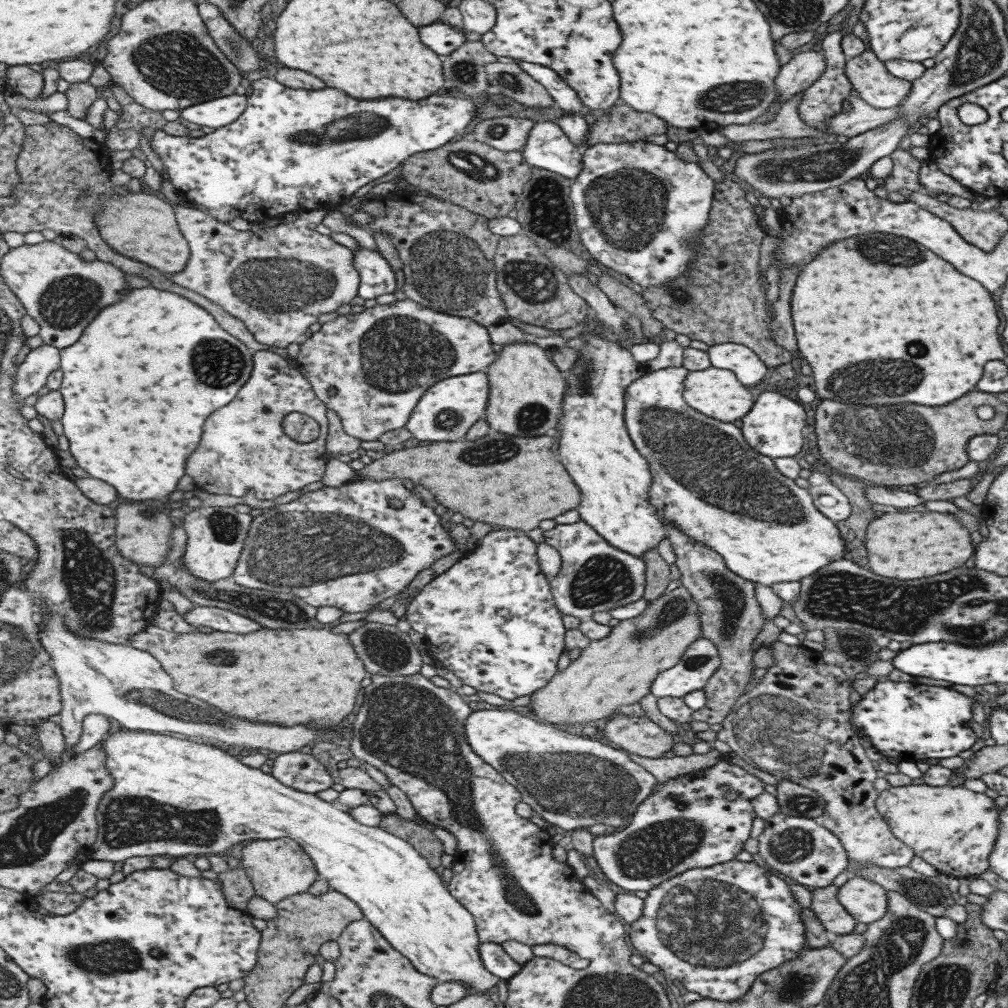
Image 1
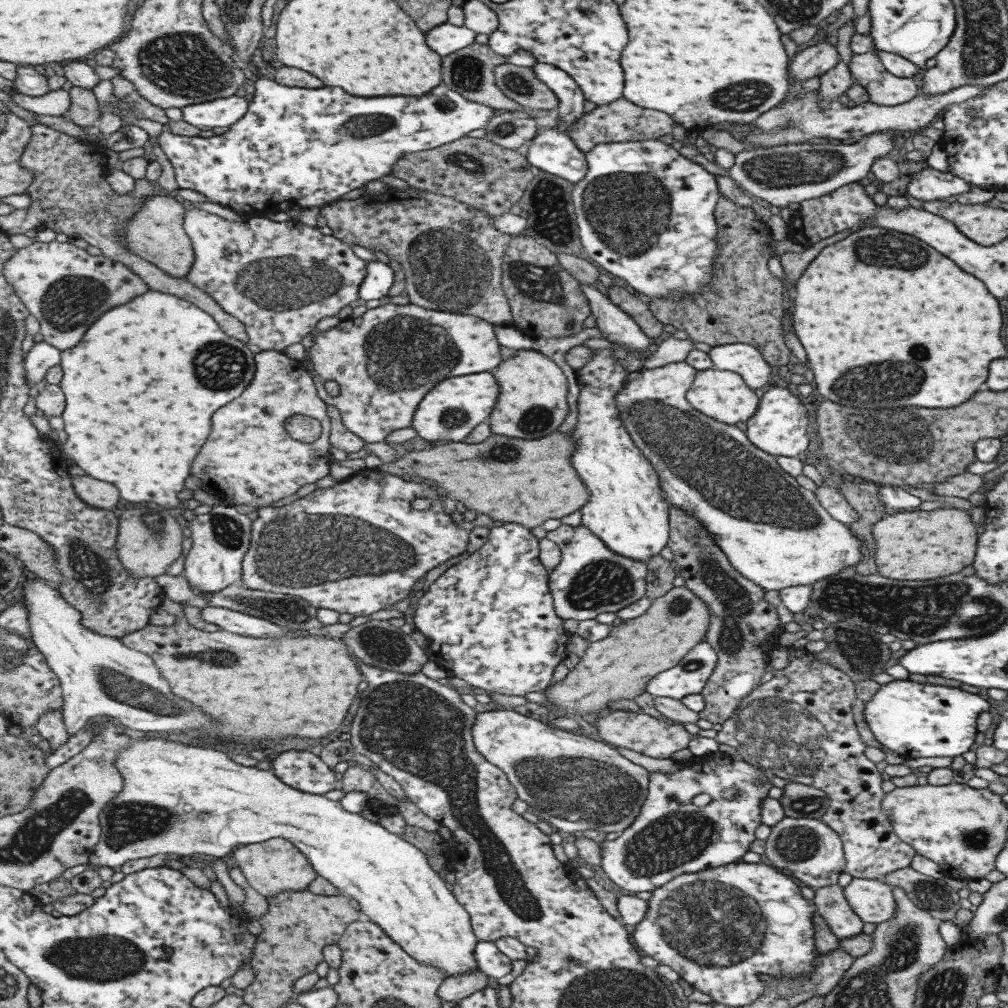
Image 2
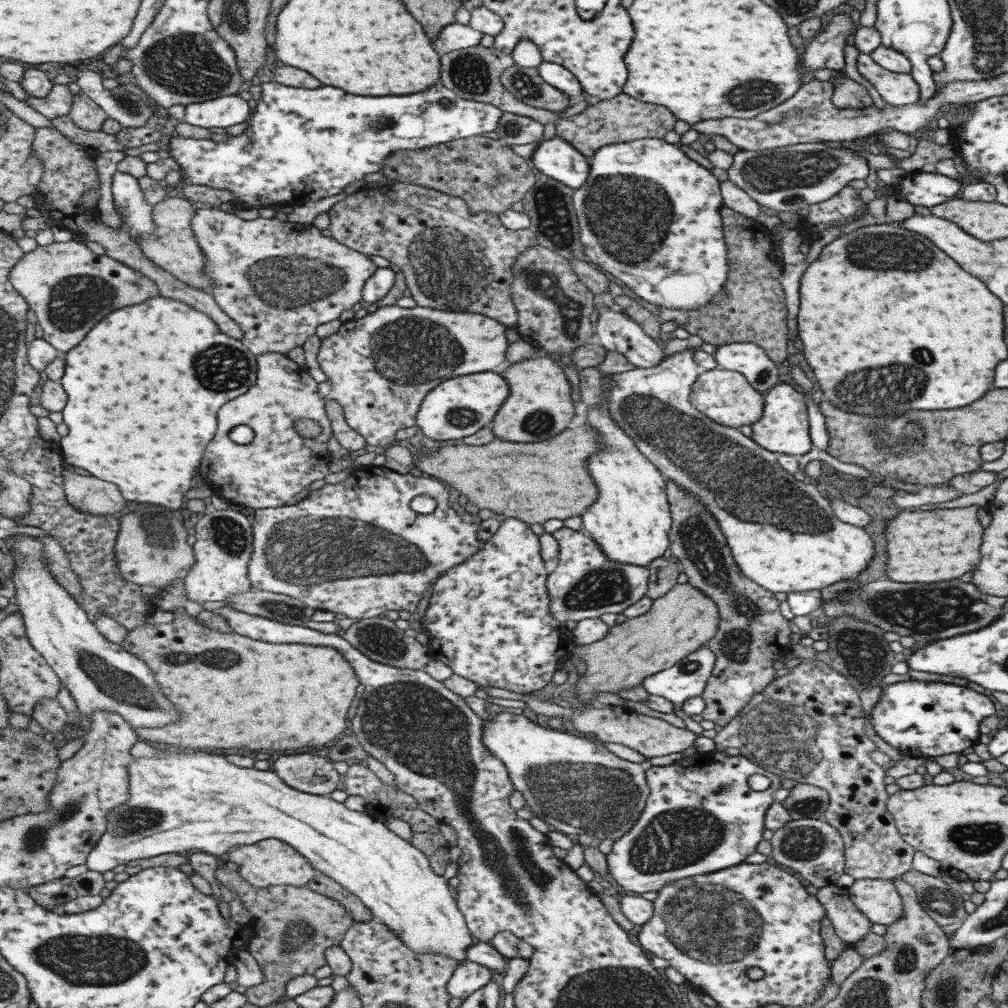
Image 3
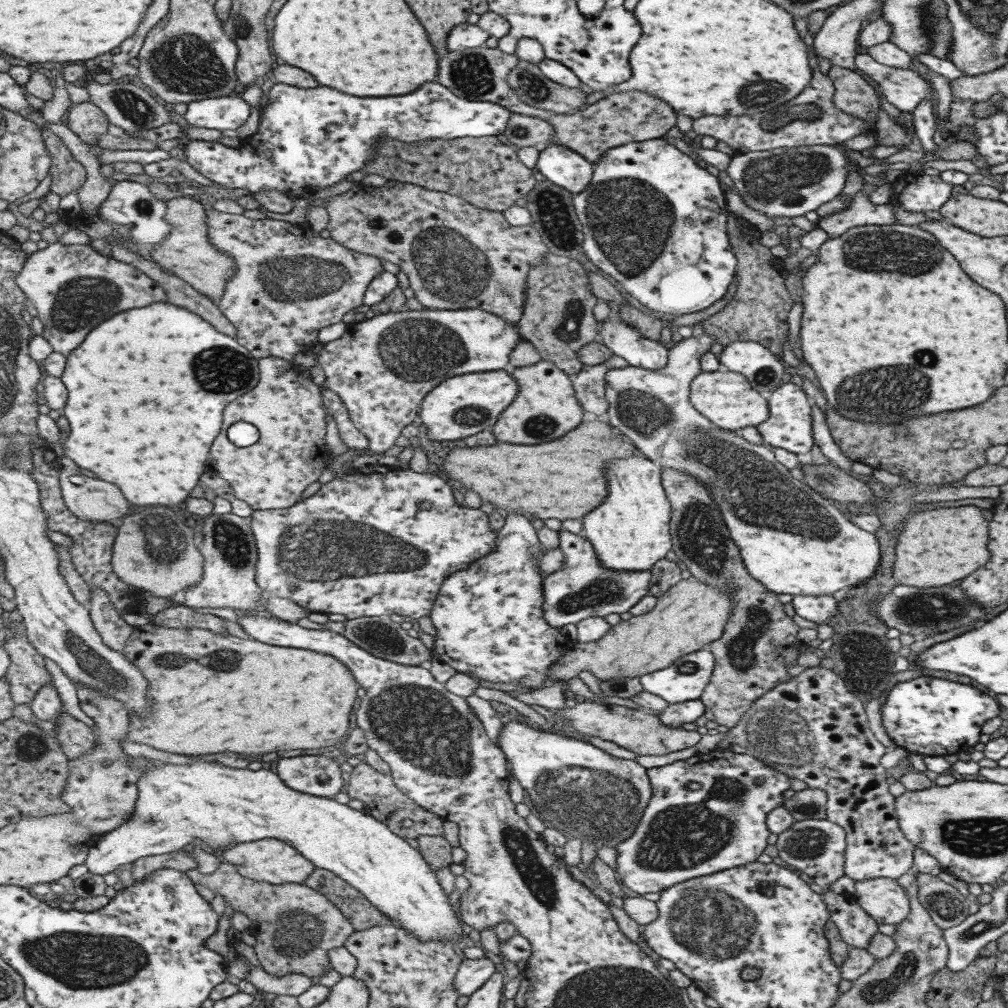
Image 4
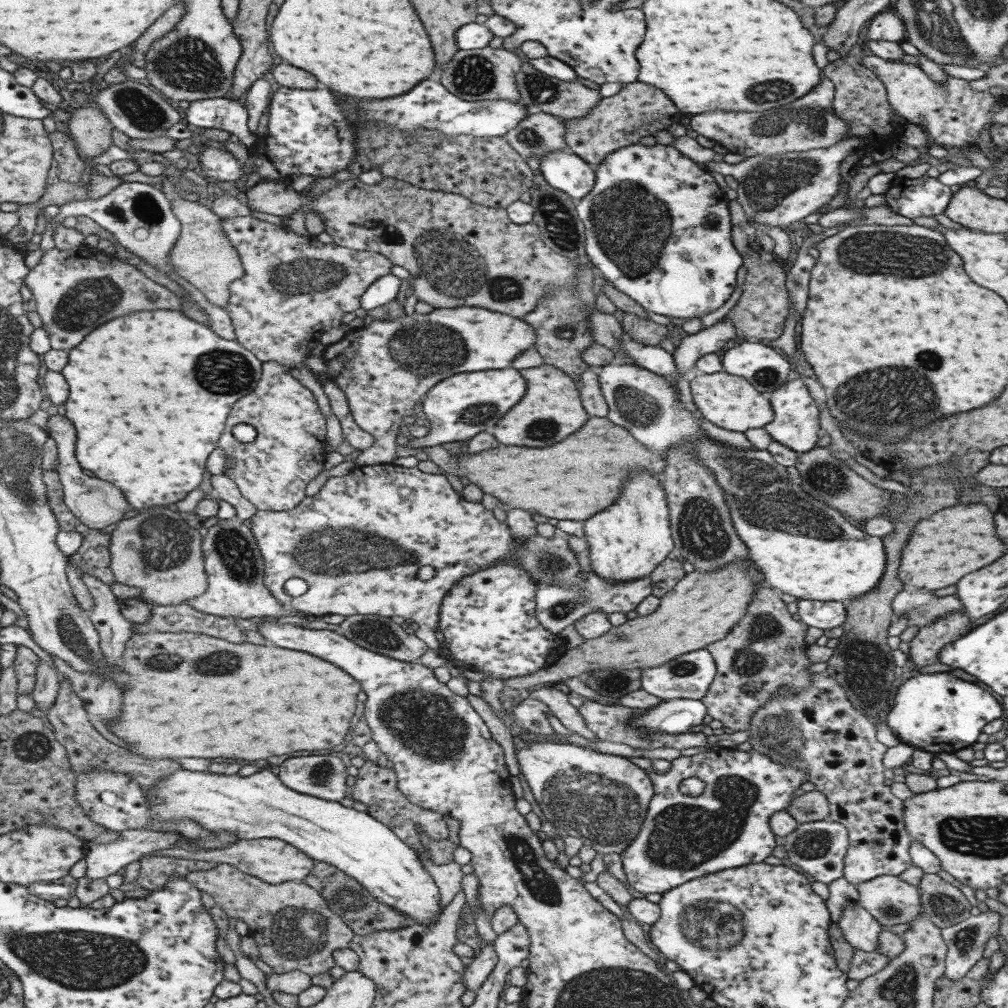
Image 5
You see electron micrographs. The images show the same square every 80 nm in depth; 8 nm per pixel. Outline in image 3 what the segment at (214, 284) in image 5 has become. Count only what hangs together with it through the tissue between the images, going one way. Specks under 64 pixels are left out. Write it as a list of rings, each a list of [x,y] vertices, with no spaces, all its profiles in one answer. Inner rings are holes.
[[[167,197],[166,200],[153,204],[153,210],[147,213],[151,216],[151,223],[155,224],[155,232],[136,235],[136,244],[145,258],[171,274],[174,279],[209,292],[212,282],[209,277],[205,277],[205,259],[191,229],[191,218],[197,207],[187,199],[181,200],[178,197]]]

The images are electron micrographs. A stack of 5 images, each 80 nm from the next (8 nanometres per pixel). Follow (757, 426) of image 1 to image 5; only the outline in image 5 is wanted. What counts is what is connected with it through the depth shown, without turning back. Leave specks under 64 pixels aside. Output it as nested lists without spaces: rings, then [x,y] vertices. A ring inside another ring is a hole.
[[[799,378],[785,381],[777,390],[767,394],[773,418],[763,427],[763,430],[774,440],[791,450],[804,453],[811,450],[817,438],[821,435],[819,429],[819,409],[807,392],[807,387]]]

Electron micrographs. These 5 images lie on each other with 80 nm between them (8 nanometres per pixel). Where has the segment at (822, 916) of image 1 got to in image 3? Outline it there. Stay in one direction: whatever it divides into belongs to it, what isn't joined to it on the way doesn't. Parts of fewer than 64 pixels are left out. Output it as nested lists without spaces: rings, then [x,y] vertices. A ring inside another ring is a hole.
[[[834,884],[821,887],[814,897],[823,907],[824,916],[829,919],[832,930],[847,946],[870,932],[872,922],[855,908],[846,888],[842,889]]]

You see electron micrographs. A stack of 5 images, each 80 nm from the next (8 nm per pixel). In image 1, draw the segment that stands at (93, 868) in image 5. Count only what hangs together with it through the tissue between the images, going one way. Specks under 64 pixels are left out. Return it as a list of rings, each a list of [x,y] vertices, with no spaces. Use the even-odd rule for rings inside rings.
[[[120,731],[110,732],[106,735],[105,753],[107,753],[107,768],[110,775],[114,778],[114,787],[104,794],[100,802],[99,824],[100,832],[96,840],[94,858],[97,860],[110,860],[118,865],[122,864],[125,859],[131,857],[152,857],[168,856],[185,857],[186,854],[212,855],[218,854],[224,856],[226,853],[235,851],[237,847],[254,840],[273,840],[273,839],[291,839],[305,851],[305,854],[313,861],[317,874],[325,878],[327,884],[334,891],[345,895],[349,900],[354,901],[362,912],[363,918],[372,924],[379,934],[405,959],[409,960],[413,969],[421,974],[432,976],[437,982],[462,982],[468,988],[468,994],[482,994],[483,992],[493,993],[495,984],[499,982],[499,977],[493,976],[481,966],[479,960],[478,946],[480,943],[476,933],[476,926],[473,917],[468,910],[465,910],[447,892],[446,887],[441,883],[439,876],[427,864],[427,861],[416,851],[408,842],[401,840],[396,836],[387,833],[384,829],[377,827],[365,827],[355,823],[351,815],[345,812],[337,803],[326,802],[315,794],[307,794],[289,788],[275,780],[274,776],[269,773],[263,773],[258,768],[249,768],[240,764],[233,753],[224,752],[216,747],[205,746],[205,744],[194,744],[187,740],[180,740],[178,737],[169,738],[169,735],[161,733],[149,733],[139,731]]]

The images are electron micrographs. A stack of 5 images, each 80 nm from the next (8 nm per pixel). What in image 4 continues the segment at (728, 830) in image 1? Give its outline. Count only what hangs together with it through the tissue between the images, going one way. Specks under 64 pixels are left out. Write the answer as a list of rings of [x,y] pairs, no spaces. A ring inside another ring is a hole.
[[[713,748],[687,760],[679,760],[678,762],[667,764],[667,766],[661,766],[661,768],[649,768],[649,770],[646,770],[646,775],[652,793],[646,807],[643,809],[641,820],[639,820],[635,832],[619,844],[616,844],[614,848],[616,852],[615,870],[617,878],[623,882],[623,886],[627,886],[629,890],[642,895],[646,892],[661,892],[665,888],[669,888],[672,884],[677,884],[684,880],[697,878],[698,876],[712,875],[714,872],[724,871],[728,868],[738,867],[755,861],[755,858],[763,852],[763,848],[767,845],[766,840],[770,834],[766,828],[766,816],[769,811],[782,804],[781,794],[784,790],[789,789],[789,776],[785,773],[773,769],[772,766],[765,765],[755,757],[751,757],[745,753],[728,752],[727,749],[723,748]],[[755,778],[763,779],[763,783],[757,785],[753,781]],[[690,782],[699,784],[699,788],[697,790],[689,790],[688,784]]]

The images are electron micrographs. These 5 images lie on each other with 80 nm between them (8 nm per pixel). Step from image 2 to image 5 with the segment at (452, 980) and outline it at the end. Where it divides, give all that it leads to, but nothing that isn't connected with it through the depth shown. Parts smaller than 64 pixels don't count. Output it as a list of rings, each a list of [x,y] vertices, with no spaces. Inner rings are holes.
[[[492,943],[479,947],[475,956],[465,961],[465,969],[462,974],[463,986],[468,991],[476,991],[493,970],[497,960]]]

